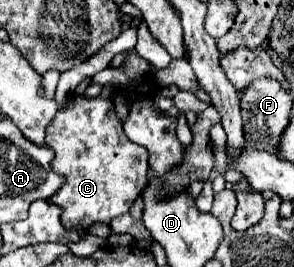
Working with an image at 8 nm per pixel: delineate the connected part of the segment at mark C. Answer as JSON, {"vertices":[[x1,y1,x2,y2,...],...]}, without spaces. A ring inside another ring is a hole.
{"vertices":[[73,94,73,102,65,108,61,108,55,114,55,120,47,126,47,144,53,148,55,158,51,160,51,170,65,178,63,188,51,196,51,204,61,208,61,222,67,230,89,230,93,222,105,222,109,224,115,216,121,216,129,212,135,198,141,194,141,190,147,186,147,160,149,152,147,148,133,144,123,134,123,124,119,122,113,102,105,96,89,98,85,94]]}

